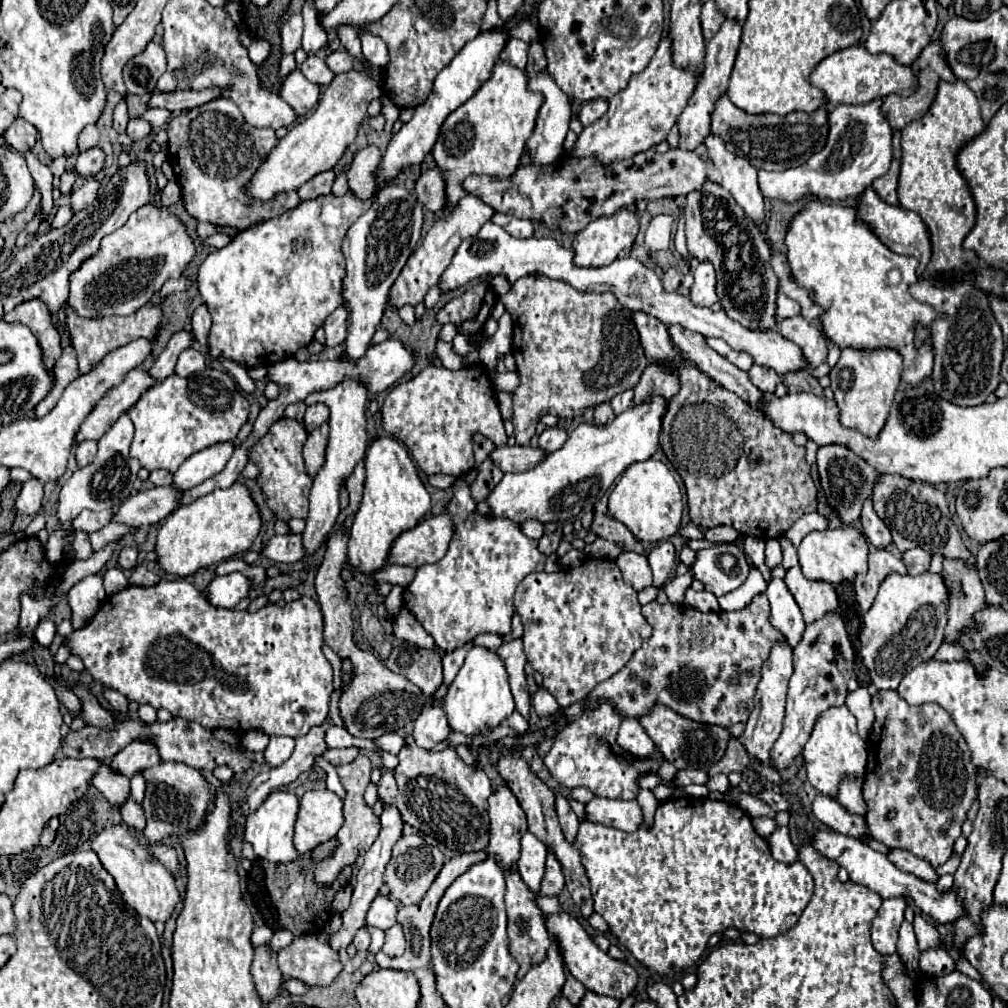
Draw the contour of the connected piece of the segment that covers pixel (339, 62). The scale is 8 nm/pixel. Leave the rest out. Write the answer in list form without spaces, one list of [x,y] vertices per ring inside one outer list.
[[[339,49],[339,51],[333,51],[331,55],[327,55],[327,65],[329,65],[329,69],[335,73],[335,75],[339,75],[339,73],[345,73],[345,71],[351,71],[353,69],[353,59],[351,59],[351,55],[347,53],[347,51],[343,51],[343,49]]]

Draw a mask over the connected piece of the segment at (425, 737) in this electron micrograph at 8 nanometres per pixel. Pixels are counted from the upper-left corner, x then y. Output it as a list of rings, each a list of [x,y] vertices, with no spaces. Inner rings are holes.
[[[433,705],[423,709],[423,713],[415,721],[413,737],[415,743],[423,749],[433,749],[437,743],[445,741],[449,737],[451,729],[447,723],[447,715],[441,705]]]

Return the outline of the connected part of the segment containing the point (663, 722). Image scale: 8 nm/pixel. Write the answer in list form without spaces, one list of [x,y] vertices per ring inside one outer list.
[[[653,705],[647,715],[639,717],[639,725],[643,725],[645,733],[659,747],[663,757],[677,769],[709,771],[715,763],[719,763],[719,759],[727,749],[727,741],[731,739],[727,729],[717,725],[703,725],[687,717],[679,717],[679,713],[675,713],[673,709],[667,709],[667,705]]]

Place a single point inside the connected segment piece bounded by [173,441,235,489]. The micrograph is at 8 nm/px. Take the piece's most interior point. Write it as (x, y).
(203, 465)

